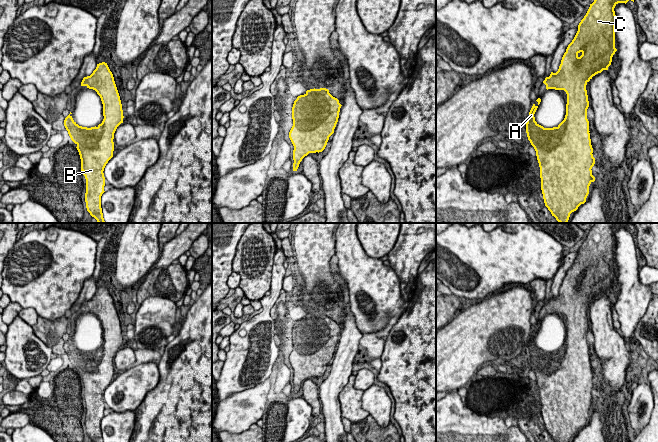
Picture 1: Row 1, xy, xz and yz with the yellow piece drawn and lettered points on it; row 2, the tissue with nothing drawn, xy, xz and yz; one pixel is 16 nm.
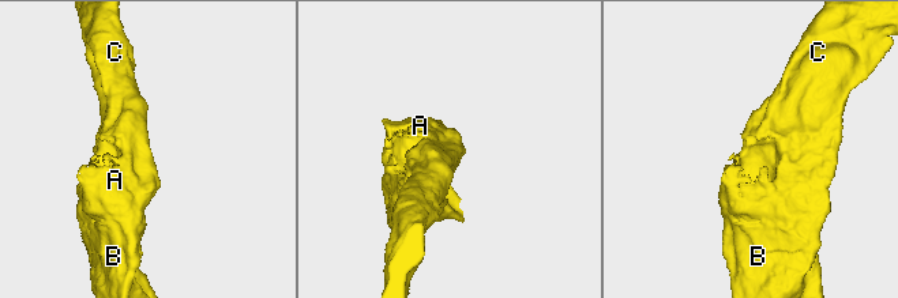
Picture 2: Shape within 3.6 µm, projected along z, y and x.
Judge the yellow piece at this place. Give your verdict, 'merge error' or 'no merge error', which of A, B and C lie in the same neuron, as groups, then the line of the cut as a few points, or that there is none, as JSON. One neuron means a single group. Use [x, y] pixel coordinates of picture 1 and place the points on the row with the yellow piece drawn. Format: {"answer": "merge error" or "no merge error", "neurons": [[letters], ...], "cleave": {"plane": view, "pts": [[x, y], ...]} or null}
{"answer": "no merge error", "neurons": [["A", "B", "C"]], "cleave": null}

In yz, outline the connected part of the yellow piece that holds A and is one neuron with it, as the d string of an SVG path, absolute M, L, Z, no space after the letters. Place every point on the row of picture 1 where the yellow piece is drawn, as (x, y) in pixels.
M594 0L578 25L578 31L568 45L564 53L559 69L556 73L551 72L543 83L546 89L564 90L567 94L566 115L564 120L553 128L544 128L535 121L534 114L538 108L533 104L526 123L526 133L528 140L536 151L537 160L540 167L541 190L545 206L556 218L559 223L567 223L570 214L578 209L581 204L586 202L589 194L589 186L595 181L592 175L592 167L595 164L593 148L591 145L589 121L587 119L587 109L589 107L588 95L586 90L587 83L598 73L608 70L611 65L612 57L617 51L615 48L615 25L616 15L614 8L618 3L627 3L629 0Z

